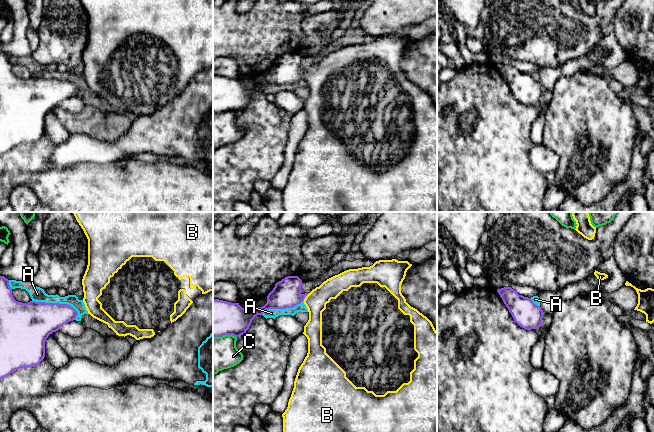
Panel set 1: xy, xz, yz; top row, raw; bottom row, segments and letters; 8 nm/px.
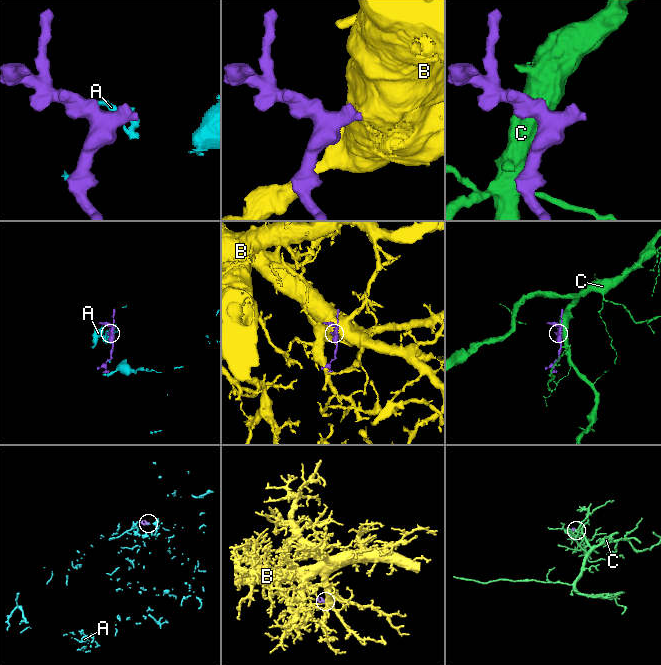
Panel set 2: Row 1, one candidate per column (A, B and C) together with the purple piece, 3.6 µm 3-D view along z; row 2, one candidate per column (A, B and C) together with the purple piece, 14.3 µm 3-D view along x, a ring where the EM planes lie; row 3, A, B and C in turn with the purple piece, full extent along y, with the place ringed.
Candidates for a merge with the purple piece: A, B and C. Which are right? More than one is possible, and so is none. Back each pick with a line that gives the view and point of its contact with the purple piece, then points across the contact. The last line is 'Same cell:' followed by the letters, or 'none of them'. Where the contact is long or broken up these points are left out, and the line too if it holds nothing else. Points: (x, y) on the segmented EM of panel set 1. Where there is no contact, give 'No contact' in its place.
B: Touches purple at xz (305, 296). Path across: xz (287, 293), (290, 296), (305, 296), (311, 300), (316, 300)
Same cell: B

